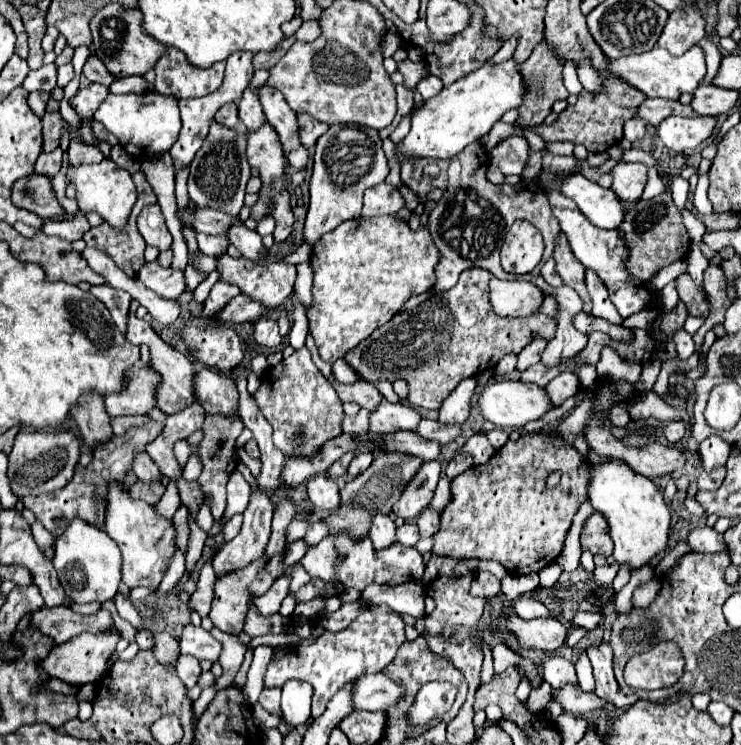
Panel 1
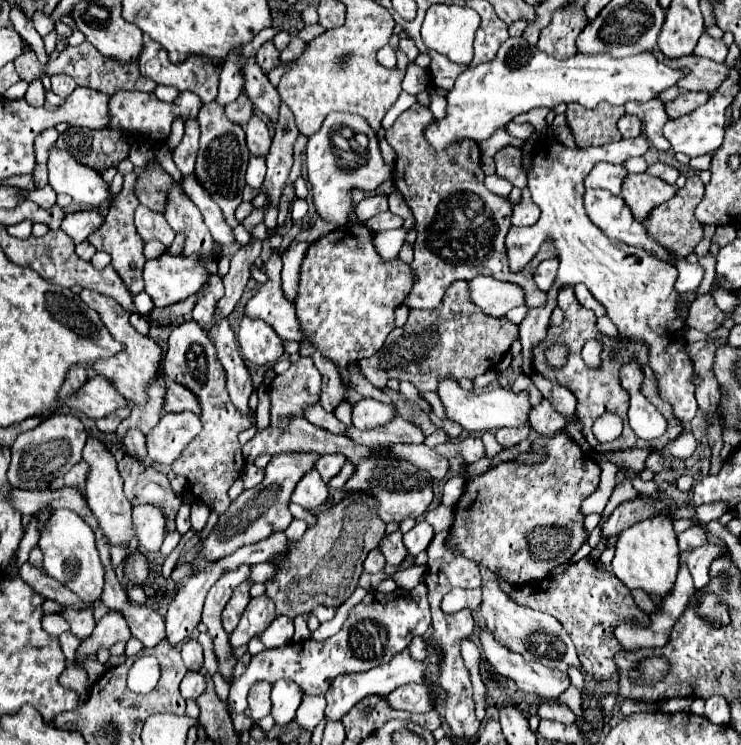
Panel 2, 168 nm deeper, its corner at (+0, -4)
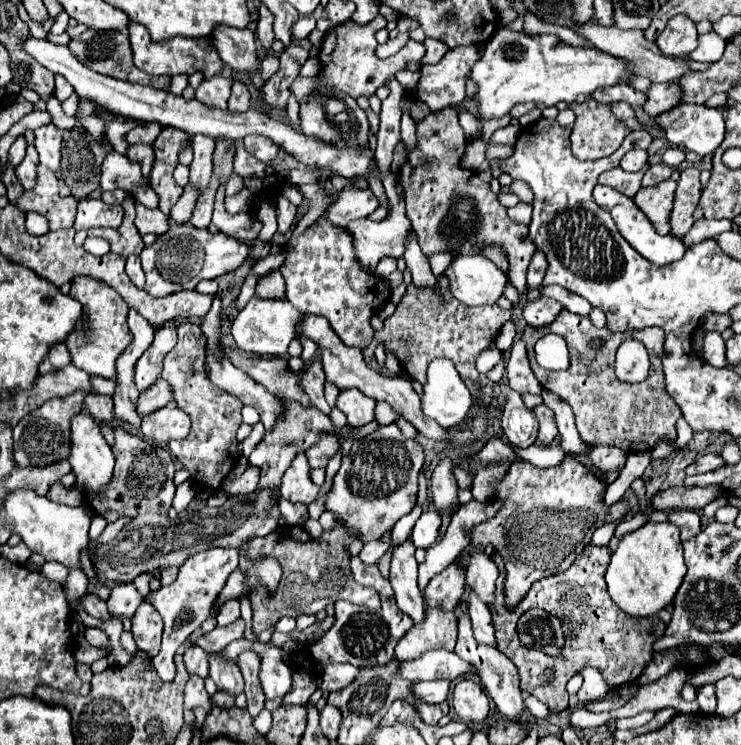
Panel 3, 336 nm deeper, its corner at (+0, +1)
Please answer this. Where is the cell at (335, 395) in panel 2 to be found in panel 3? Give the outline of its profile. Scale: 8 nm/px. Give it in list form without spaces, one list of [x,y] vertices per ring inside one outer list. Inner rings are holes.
[[[315,360],[309,366],[309,370],[303,372],[303,376],[301,376],[301,388],[307,392],[313,408],[317,408],[323,414],[329,414],[331,406],[325,402],[323,384],[325,384],[325,372],[321,368],[321,360]]]

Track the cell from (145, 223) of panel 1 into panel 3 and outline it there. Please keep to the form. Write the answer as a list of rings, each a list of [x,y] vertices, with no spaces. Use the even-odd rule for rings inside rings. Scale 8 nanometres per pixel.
[[[135,204],[135,208],[137,208],[135,226],[137,226],[141,236],[145,236],[149,232],[161,236],[161,234],[165,234],[169,230],[169,220],[161,210],[149,210],[143,204]]]

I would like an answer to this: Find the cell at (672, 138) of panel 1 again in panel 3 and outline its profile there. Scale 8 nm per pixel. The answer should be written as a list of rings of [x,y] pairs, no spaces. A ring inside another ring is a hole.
[[[681,104],[671,112],[657,116],[657,126],[665,130],[669,144],[685,144],[687,150],[699,156],[713,154],[725,138],[725,122],[717,108],[699,104]]]

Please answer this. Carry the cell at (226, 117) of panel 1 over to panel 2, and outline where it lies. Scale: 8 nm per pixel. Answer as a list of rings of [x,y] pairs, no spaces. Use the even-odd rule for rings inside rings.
[[[241,93],[241,97],[237,97],[237,101],[225,105],[225,113],[227,113],[229,121],[235,121],[237,125],[245,127],[249,117],[253,115],[253,105],[251,105],[249,97],[245,93]]]

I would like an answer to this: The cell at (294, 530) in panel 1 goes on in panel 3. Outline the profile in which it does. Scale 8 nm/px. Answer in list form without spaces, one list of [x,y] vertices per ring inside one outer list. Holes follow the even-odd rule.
[[[213,547],[211,550],[203,550],[197,552],[195,556],[189,556],[185,560],[183,566],[179,566],[179,574],[177,580],[169,586],[161,586],[157,592],[153,592],[149,598],[145,598],[149,604],[155,606],[155,610],[159,610],[161,618],[163,618],[163,646],[161,652],[153,658],[153,666],[157,670],[157,674],[161,676],[163,682],[171,682],[175,678],[175,652],[177,648],[197,630],[201,628],[201,624],[209,618],[211,614],[211,606],[215,602],[215,598],[219,596],[219,592],[223,590],[229,574],[238,567],[239,549],[233,547]]]

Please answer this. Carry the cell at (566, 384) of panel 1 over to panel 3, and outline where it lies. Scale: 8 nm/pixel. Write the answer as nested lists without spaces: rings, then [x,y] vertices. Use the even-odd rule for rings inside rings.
[[[545,404],[537,406],[533,412],[535,412],[537,420],[539,420],[539,444],[547,446],[547,444],[551,444],[557,438],[557,428],[555,428],[553,412]]]

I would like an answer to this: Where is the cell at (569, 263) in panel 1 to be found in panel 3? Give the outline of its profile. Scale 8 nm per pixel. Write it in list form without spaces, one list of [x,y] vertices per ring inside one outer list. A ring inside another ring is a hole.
[[[561,310],[557,320],[547,328],[525,326],[521,338],[527,346],[529,364],[531,364],[535,378],[539,380],[539,384],[545,390],[557,394],[563,402],[567,402],[571,406],[571,410],[575,414],[575,426],[579,430],[581,440],[585,440],[585,444],[589,444],[589,446],[607,444],[607,446],[617,446],[625,452],[645,452],[645,450],[651,450],[659,440],[675,440],[675,436],[677,436],[675,424],[681,418],[681,410],[665,390],[665,376],[661,370],[665,334],[661,328],[643,328],[643,330],[631,332],[631,338],[643,342],[643,346],[649,352],[649,360],[651,360],[649,376],[647,376],[647,380],[643,380],[639,384],[621,382],[613,370],[615,352],[617,352],[619,344],[625,342],[629,336],[611,332],[607,328],[595,328],[591,324],[589,316],[579,316],[579,314]],[[547,332],[559,334],[567,340],[571,364],[565,372],[549,372],[545,368],[539,368],[539,364],[535,362],[533,346]],[[595,340],[601,340],[599,350],[591,348],[591,344]]]

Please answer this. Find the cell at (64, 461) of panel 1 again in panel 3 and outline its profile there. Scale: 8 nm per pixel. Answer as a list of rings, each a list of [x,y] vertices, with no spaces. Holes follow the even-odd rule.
[[[73,392],[63,400],[47,400],[41,408],[27,414],[15,428],[13,428],[13,442],[15,442],[15,462],[19,466],[49,466],[57,460],[65,460],[71,452],[69,440],[69,422],[75,414],[81,412],[83,398],[87,392]]]

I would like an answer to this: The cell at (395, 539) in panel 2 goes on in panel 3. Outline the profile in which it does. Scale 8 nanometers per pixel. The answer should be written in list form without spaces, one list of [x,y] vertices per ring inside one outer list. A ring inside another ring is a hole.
[[[409,540],[393,550],[389,582],[393,586],[399,610],[407,614],[413,624],[421,624],[425,620],[425,600],[417,588],[417,560],[413,554],[415,546]]]

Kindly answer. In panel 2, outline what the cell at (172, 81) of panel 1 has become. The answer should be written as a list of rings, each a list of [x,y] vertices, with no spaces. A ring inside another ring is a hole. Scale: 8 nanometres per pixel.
[[[145,41],[145,47],[143,47],[141,55],[139,55],[139,69],[141,69],[143,77],[153,79],[157,85],[169,85],[169,87],[175,87],[179,91],[191,91],[191,93],[199,95],[199,99],[203,103],[213,101],[215,95],[217,95],[219,73],[221,73],[221,65],[219,63],[221,61],[207,59],[207,57],[189,57],[187,61],[183,61],[179,65],[173,65],[169,61],[169,57],[167,57],[167,51],[159,43],[155,43],[155,41]],[[201,63],[205,63],[205,65],[201,65]],[[209,63],[213,63],[213,65],[209,65]]]

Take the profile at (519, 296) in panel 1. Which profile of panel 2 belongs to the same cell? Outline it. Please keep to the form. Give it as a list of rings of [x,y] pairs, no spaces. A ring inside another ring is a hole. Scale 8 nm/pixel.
[[[477,275],[469,281],[469,287],[473,303],[491,317],[505,317],[511,309],[521,307],[525,301],[525,293],[519,285],[497,281],[487,275]]]

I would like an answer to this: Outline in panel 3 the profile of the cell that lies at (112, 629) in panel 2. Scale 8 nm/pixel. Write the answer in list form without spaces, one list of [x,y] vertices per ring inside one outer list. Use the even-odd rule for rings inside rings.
[[[125,582],[125,584],[117,584],[111,590],[111,596],[107,600],[109,612],[111,616],[127,616],[131,618],[137,610],[137,606],[143,602],[143,596],[137,592],[133,582]]]

